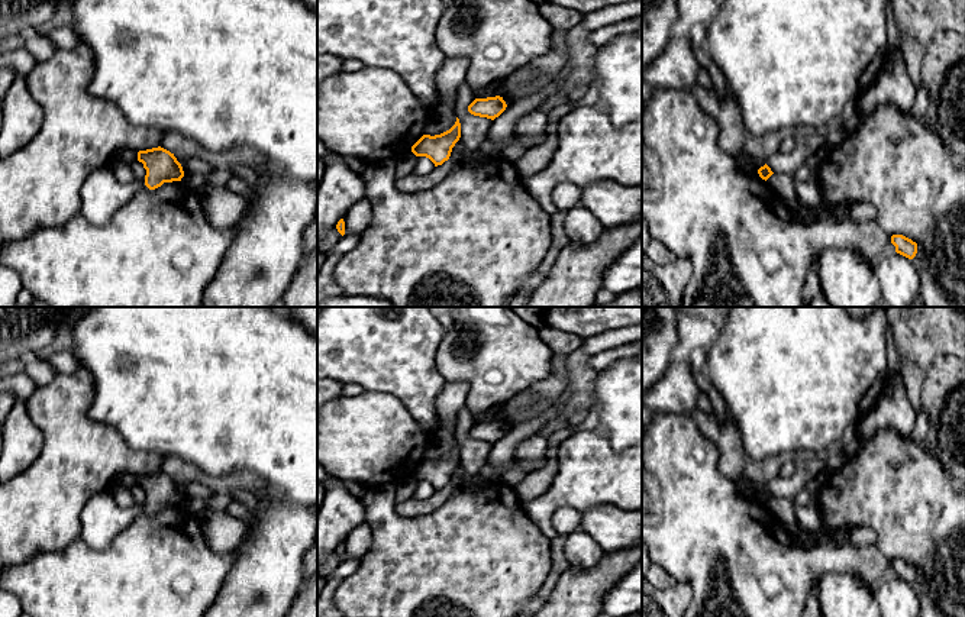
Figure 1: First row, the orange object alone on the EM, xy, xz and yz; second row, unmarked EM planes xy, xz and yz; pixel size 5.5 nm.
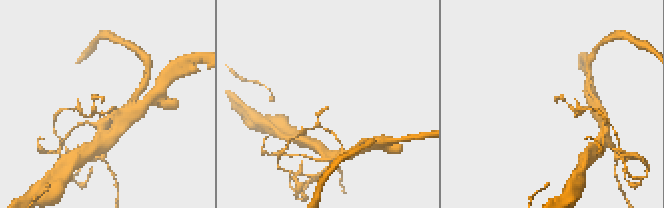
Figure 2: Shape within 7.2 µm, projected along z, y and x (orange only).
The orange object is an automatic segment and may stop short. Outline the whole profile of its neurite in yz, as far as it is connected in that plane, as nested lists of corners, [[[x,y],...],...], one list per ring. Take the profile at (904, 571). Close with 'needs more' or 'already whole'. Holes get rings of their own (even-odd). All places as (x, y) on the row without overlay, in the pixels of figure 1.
[[[893,559],[891,568],[895,571],[895,576],[913,584],[917,578],[917,568],[903,559]]]; already whole

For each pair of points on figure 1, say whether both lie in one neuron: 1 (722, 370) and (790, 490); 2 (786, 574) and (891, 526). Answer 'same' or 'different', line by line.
1: different
2: different

